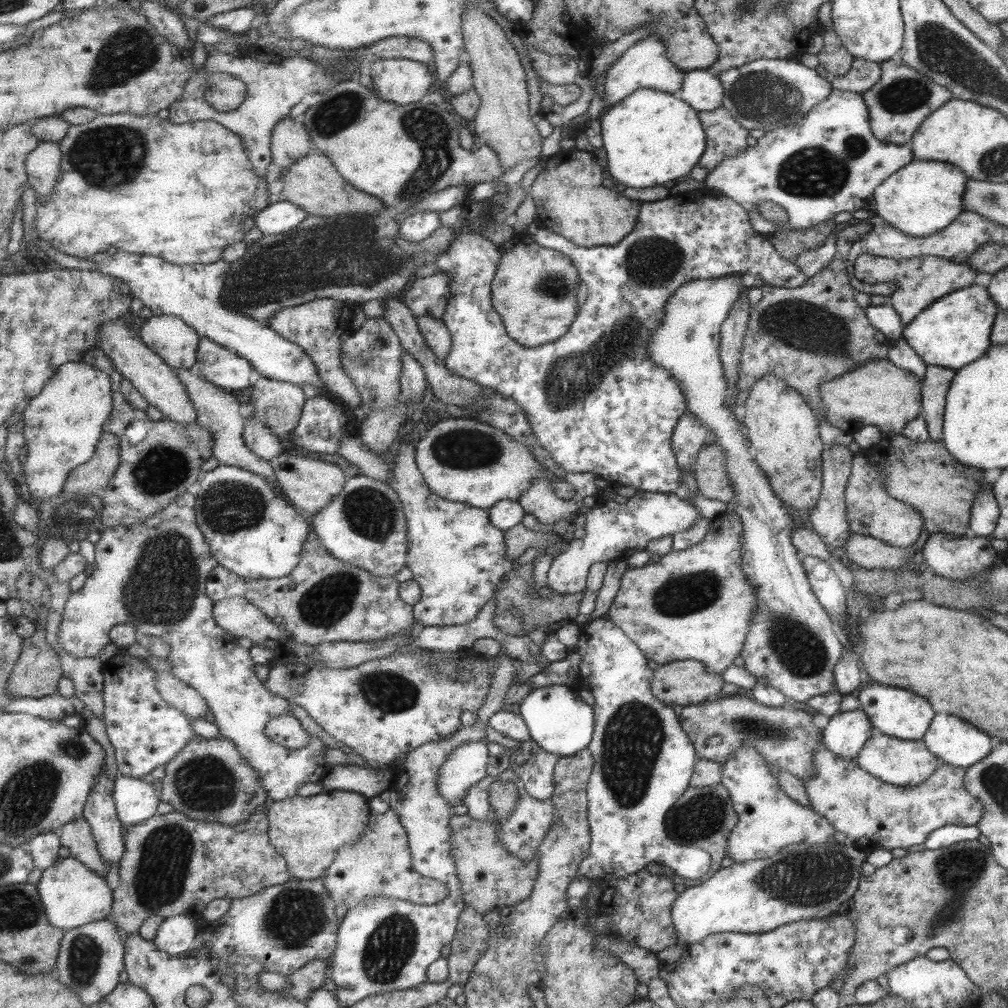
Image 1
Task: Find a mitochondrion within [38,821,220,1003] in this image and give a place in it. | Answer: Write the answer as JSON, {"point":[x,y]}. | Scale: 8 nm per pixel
{"point":[84,954]}

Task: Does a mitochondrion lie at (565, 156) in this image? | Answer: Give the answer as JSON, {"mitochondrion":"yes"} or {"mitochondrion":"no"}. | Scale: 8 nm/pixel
{"mitochondrion":"no"}

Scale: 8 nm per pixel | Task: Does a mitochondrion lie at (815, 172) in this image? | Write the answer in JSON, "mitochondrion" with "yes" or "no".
{"mitochondrion":"yes"}

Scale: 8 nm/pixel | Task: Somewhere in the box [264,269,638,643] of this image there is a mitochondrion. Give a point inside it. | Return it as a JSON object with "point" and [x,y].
{"point":[329,600]}

